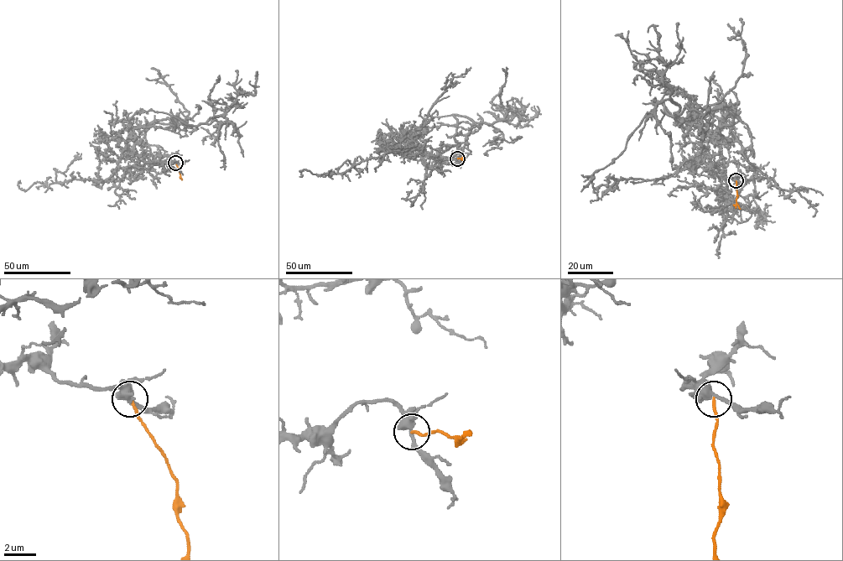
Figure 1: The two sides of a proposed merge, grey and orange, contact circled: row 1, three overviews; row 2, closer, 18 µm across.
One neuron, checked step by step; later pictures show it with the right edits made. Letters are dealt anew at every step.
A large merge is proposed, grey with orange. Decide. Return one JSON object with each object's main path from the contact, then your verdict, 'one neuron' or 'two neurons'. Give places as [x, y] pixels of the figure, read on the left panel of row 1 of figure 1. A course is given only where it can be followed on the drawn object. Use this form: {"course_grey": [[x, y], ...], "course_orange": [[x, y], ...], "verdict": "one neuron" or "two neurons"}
{"course_grey": [[175, 163], [145, 161], [139, 128], [179, 118], [191, 127], [222, 116], [226, 120], [217, 139], [225, 169]], "course_orange": [[175, 163], [182, 179]], "verdict": "two neurons"}

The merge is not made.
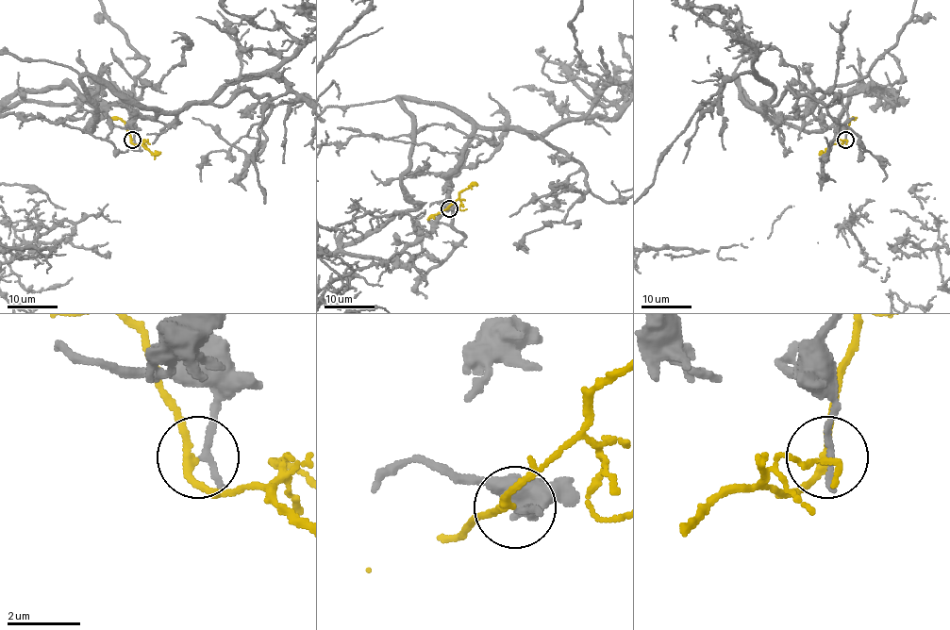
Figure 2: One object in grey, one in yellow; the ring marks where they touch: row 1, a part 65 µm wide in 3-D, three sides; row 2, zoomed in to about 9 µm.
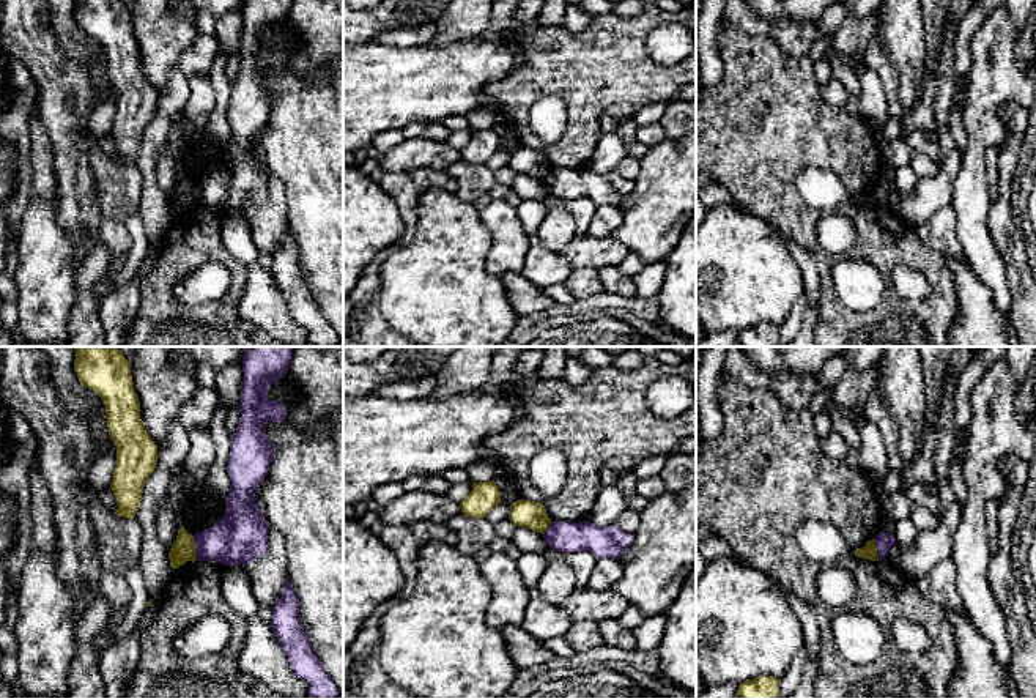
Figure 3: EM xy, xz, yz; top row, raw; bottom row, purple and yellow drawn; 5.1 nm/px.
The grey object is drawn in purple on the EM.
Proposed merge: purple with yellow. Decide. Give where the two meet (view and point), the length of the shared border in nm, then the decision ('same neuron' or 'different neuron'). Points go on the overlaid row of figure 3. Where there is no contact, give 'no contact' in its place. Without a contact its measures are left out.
xy (196, 549) | 130 nm | different neuron

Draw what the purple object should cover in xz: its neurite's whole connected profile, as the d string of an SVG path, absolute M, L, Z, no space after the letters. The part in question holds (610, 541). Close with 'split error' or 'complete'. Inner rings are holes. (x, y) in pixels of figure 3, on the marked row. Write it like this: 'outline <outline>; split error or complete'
outline M587 520L579 523L553 522L543 537L549 548L562 553L590 551L597 559L619 559L623 550L635 542L635 534L617 525L595 526Z; complete

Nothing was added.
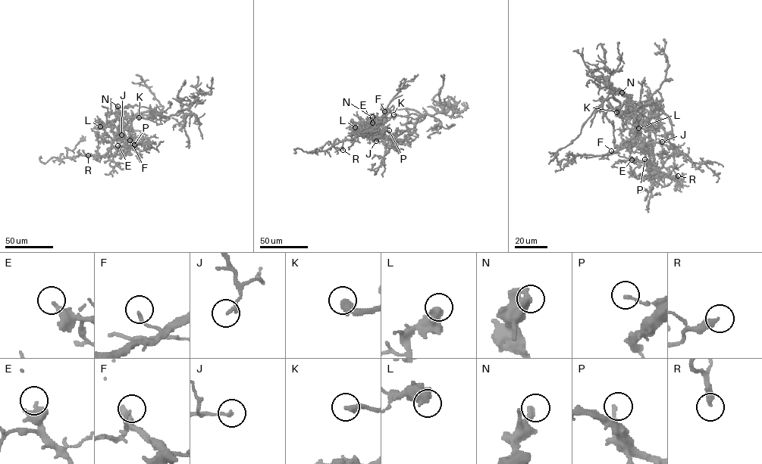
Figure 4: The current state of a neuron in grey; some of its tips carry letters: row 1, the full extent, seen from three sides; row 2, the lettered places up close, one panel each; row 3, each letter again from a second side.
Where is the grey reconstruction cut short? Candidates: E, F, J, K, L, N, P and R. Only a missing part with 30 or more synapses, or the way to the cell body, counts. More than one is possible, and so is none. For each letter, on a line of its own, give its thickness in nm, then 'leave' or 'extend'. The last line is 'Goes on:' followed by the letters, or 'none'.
E: calibre 300 nm; leave
F: calibre 160 nm; leave
J: calibre 150 nm; leave
K: calibre 320 nm; leave
L: calibre 550 nm; leave
N: calibre 260 nm; leave
P: calibre 150 nm; leave
R: calibre 360 nm; leave
Goes on: none

